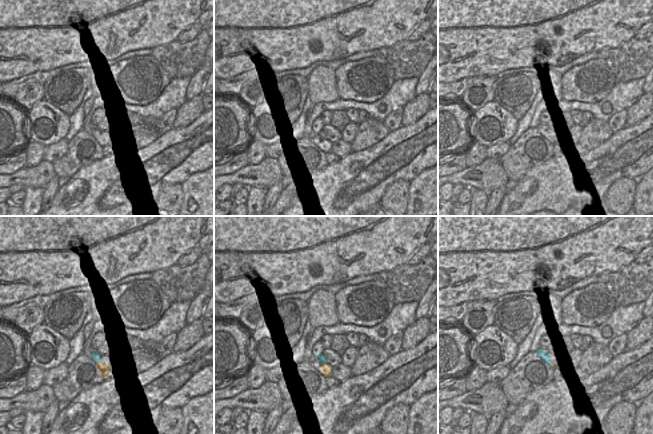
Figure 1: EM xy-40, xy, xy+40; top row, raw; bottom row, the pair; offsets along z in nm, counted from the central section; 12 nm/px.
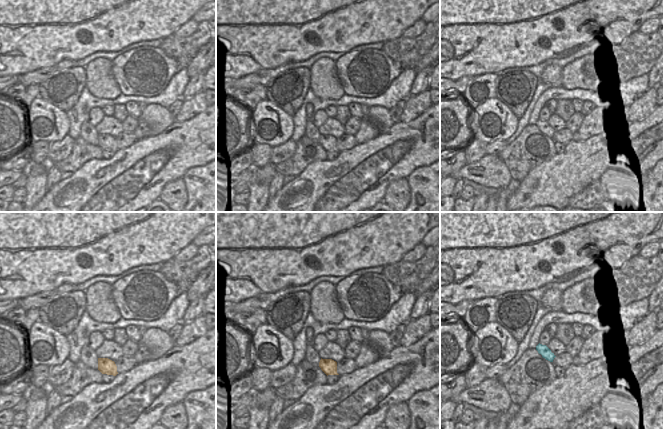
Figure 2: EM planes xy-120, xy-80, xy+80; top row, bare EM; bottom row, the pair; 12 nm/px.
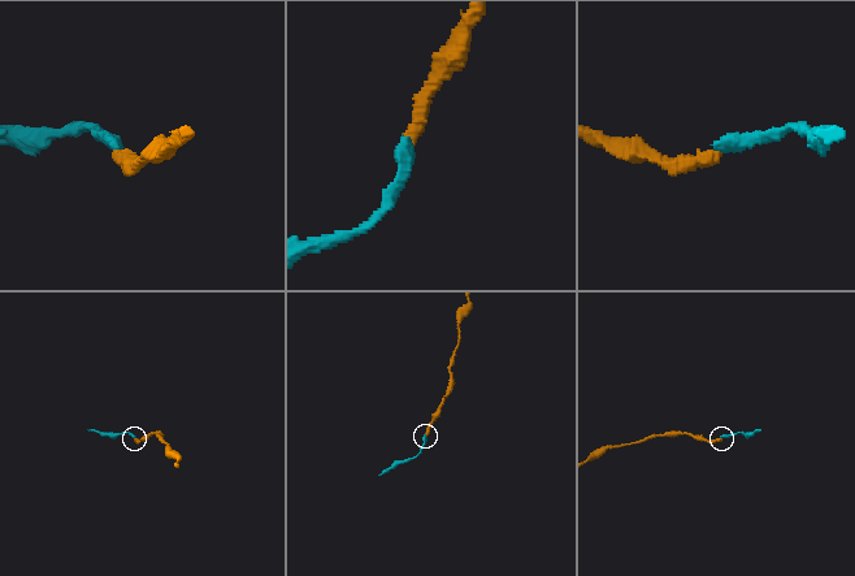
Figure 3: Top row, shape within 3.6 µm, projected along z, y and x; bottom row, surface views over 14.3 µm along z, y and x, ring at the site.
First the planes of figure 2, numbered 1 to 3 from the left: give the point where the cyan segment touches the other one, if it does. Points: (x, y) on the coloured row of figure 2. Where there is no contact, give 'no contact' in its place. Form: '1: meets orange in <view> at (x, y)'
1: no contact
2: no contact
3: no contact

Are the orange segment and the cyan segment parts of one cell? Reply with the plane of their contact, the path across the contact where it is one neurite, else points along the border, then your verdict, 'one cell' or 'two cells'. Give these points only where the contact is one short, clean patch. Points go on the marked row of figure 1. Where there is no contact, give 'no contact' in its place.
meets orange in xy; runs through xy (326, 369), (323, 363), (319, 356); one cell

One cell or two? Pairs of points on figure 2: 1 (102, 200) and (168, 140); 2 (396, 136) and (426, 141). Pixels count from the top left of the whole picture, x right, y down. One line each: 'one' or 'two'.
1: one
2: one

